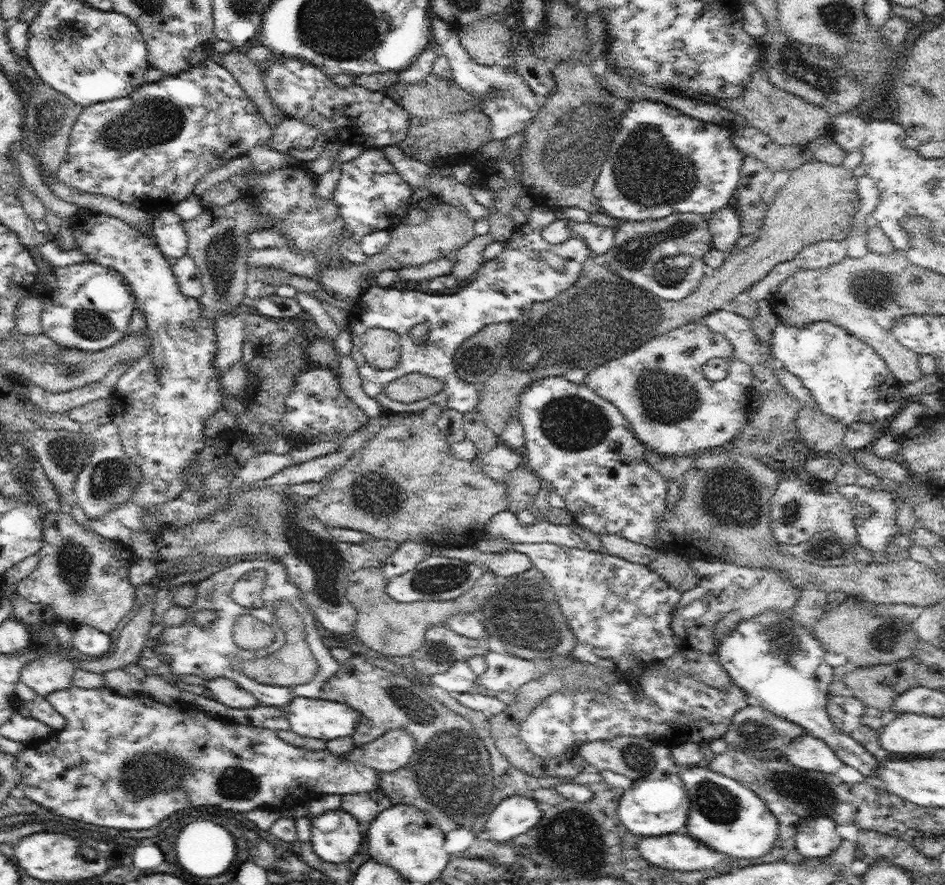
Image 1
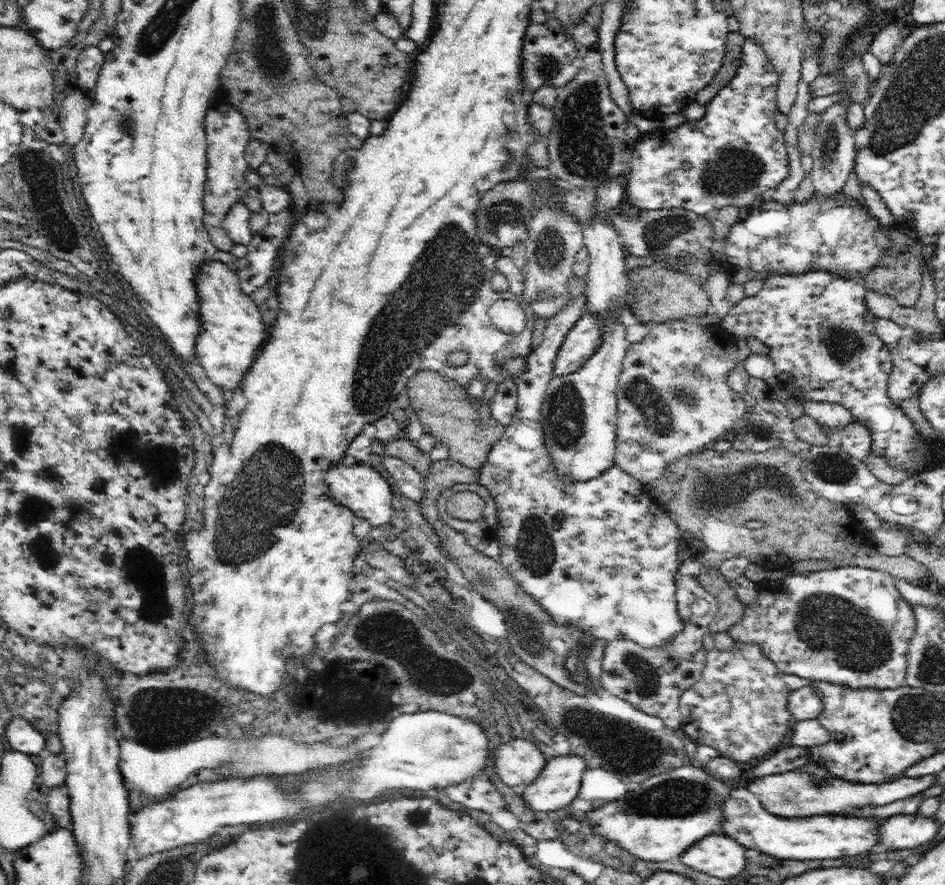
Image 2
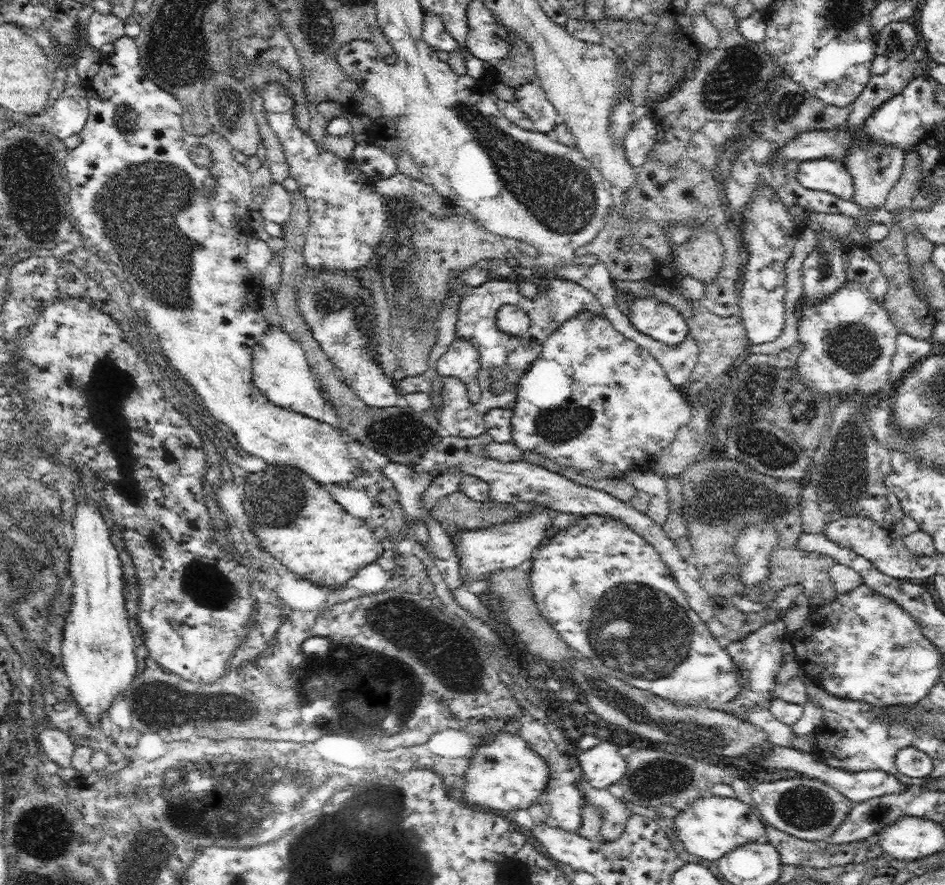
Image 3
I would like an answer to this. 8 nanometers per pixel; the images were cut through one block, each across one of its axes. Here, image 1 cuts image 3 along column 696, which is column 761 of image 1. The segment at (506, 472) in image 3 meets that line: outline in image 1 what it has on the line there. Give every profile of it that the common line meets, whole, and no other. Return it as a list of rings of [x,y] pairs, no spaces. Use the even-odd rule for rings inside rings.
[[[717,558],[709,561],[688,559],[688,562],[695,568],[699,581],[694,588],[681,593],[682,598],[671,618],[671,629],[678,638],[678,652],[686,655],[684,667],[692,680],[725,689],[732,680],[720,664],[716,646],[710,643],[716,623],[731,610],[739,610],[742,619],[770,610],[791,610],[800,592],[783,572],[775,568],[740,566]]]

